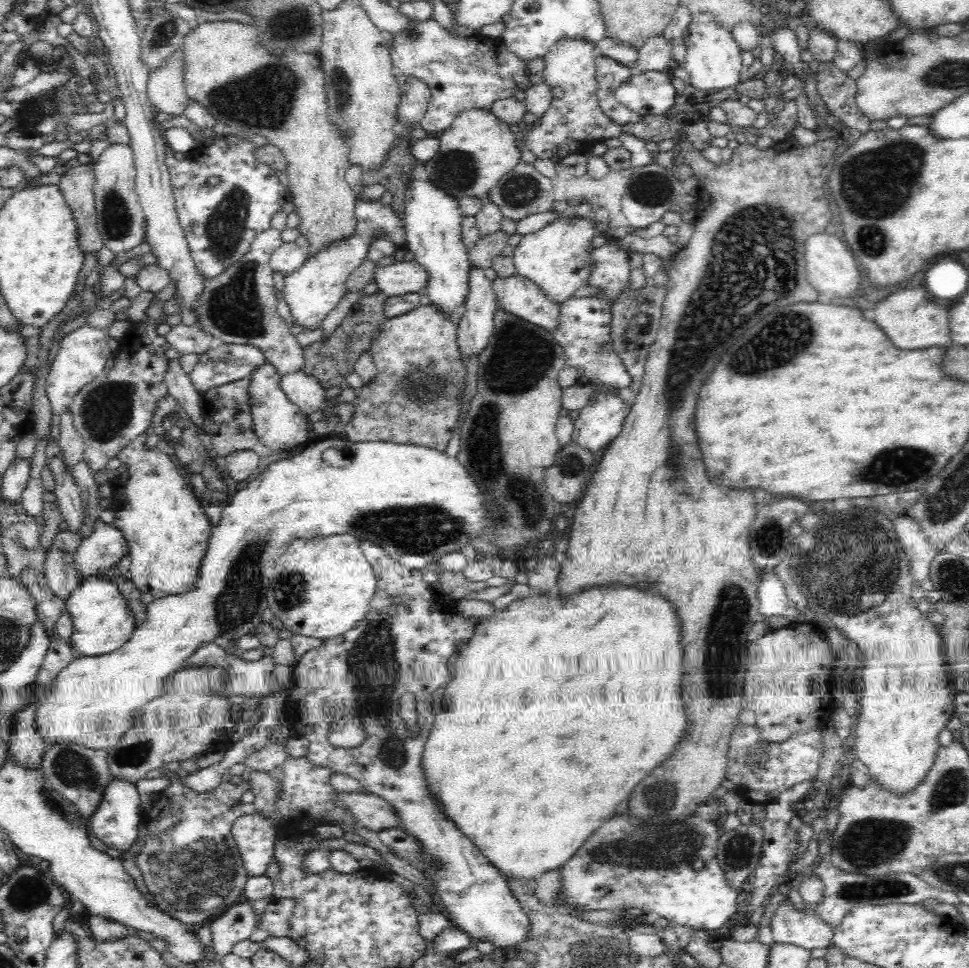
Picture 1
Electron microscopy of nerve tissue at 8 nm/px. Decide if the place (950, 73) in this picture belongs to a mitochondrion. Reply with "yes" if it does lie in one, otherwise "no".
yes

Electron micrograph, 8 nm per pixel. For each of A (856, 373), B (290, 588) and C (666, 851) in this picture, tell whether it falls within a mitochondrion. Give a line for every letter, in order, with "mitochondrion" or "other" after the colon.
A: other
B: mitochondrion
C: mitochondrion

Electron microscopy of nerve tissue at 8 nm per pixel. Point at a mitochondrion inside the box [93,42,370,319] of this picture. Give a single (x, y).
(264, 99)

